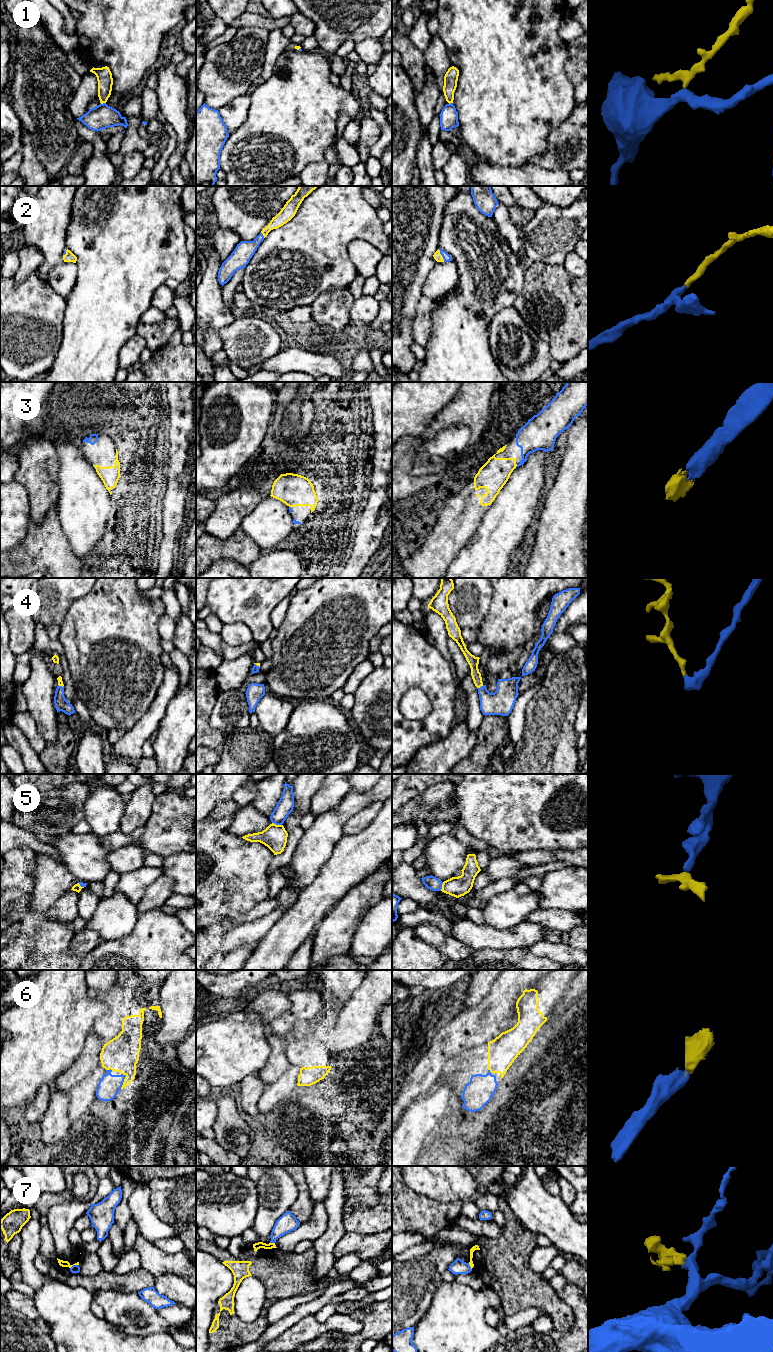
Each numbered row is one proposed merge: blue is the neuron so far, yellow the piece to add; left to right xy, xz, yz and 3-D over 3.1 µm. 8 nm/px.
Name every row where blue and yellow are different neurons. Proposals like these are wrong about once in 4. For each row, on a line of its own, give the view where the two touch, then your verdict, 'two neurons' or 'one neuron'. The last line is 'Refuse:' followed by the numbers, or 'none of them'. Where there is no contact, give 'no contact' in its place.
1: xy | two neurons
2: yz | one neuron
3: yz | one neuron
4: yz | one neuron
5: xz | two neurons
6: xy | one neuron
7: xy | two neurons
Refuse: 1, 5, 7

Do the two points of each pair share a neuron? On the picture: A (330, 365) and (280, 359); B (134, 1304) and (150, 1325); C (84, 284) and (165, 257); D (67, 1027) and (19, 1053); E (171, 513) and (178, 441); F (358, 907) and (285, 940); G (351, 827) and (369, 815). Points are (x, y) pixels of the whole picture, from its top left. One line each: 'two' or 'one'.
A: one
B: one
C: one
D: one
E: one
F: two
G: one

